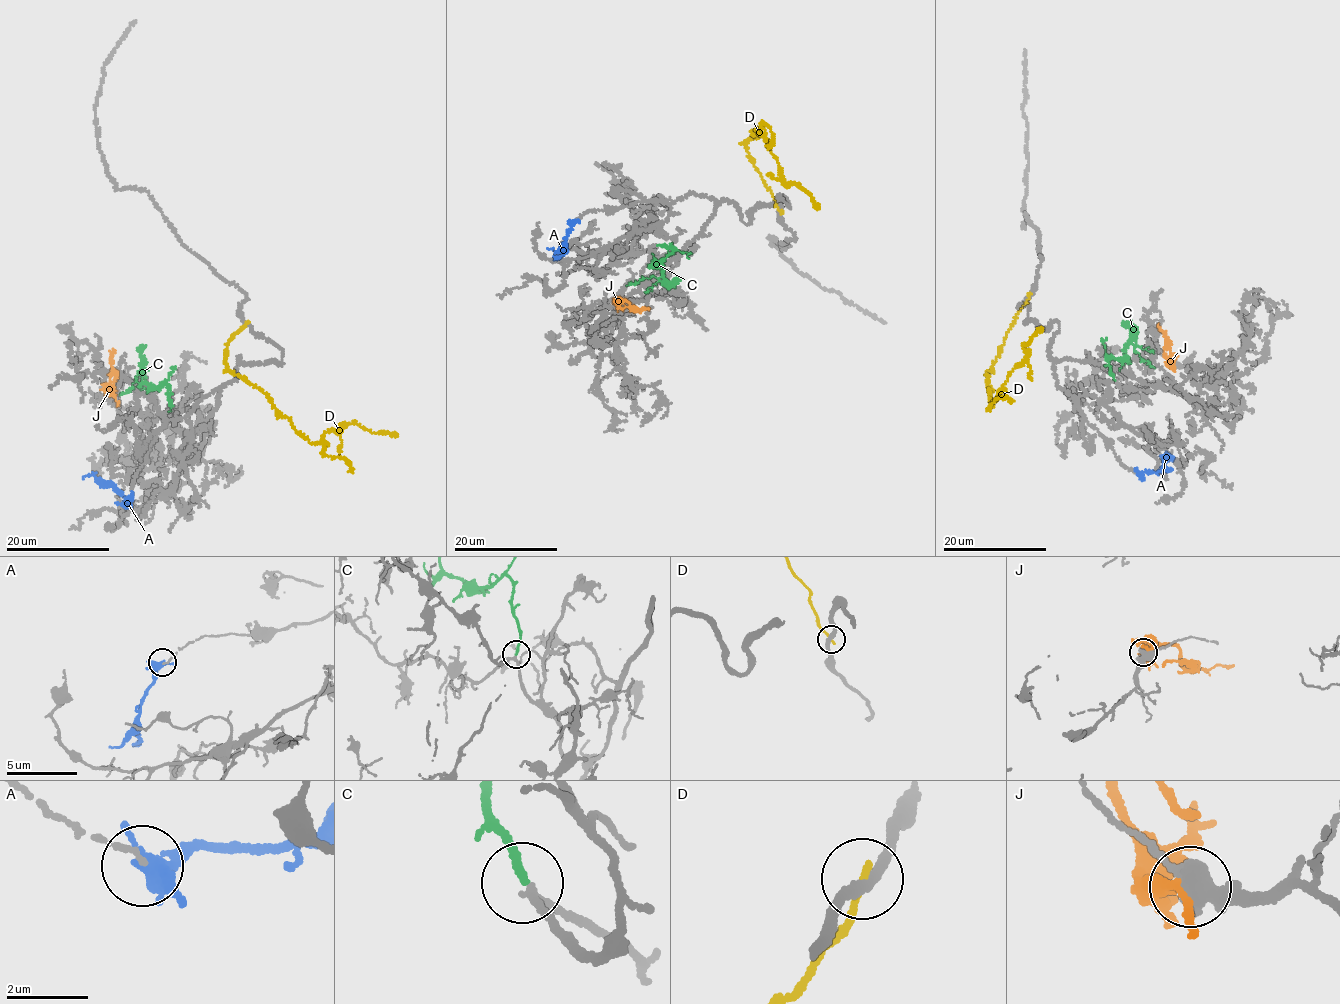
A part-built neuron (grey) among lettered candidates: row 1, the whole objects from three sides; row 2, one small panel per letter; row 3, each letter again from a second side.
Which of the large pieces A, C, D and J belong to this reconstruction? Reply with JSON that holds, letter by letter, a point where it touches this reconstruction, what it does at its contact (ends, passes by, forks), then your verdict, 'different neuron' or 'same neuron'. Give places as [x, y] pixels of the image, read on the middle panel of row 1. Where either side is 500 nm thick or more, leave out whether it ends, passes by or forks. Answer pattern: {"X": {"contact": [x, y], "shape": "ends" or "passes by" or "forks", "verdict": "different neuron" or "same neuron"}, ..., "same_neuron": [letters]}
{"A": {"contact": [574, 220], "shape": "forks", "verdict": "different neuron"}, "C": {"contact": [657, 245], "shape": "ends", "verdict": "same neuron"}, "D": {"contact": [780, 211], "shape": "ends", "verdict": "different neuron"}, "J": {"contact": [615, 303], "shape": "ends", "verdict": "different neuron"}, "same_neuron": ["C"]}

